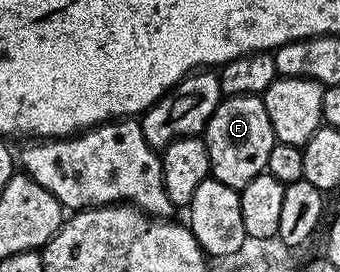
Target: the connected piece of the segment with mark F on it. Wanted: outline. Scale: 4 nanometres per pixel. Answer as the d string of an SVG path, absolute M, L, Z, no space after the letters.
M230 95L222 98L221 104L211 113L203 132L203 138L209 154L209 174L223 185L242 188L256 175L262 174L267 165L267 156L274 145L271 117L267 117L264 98L260 95Z

